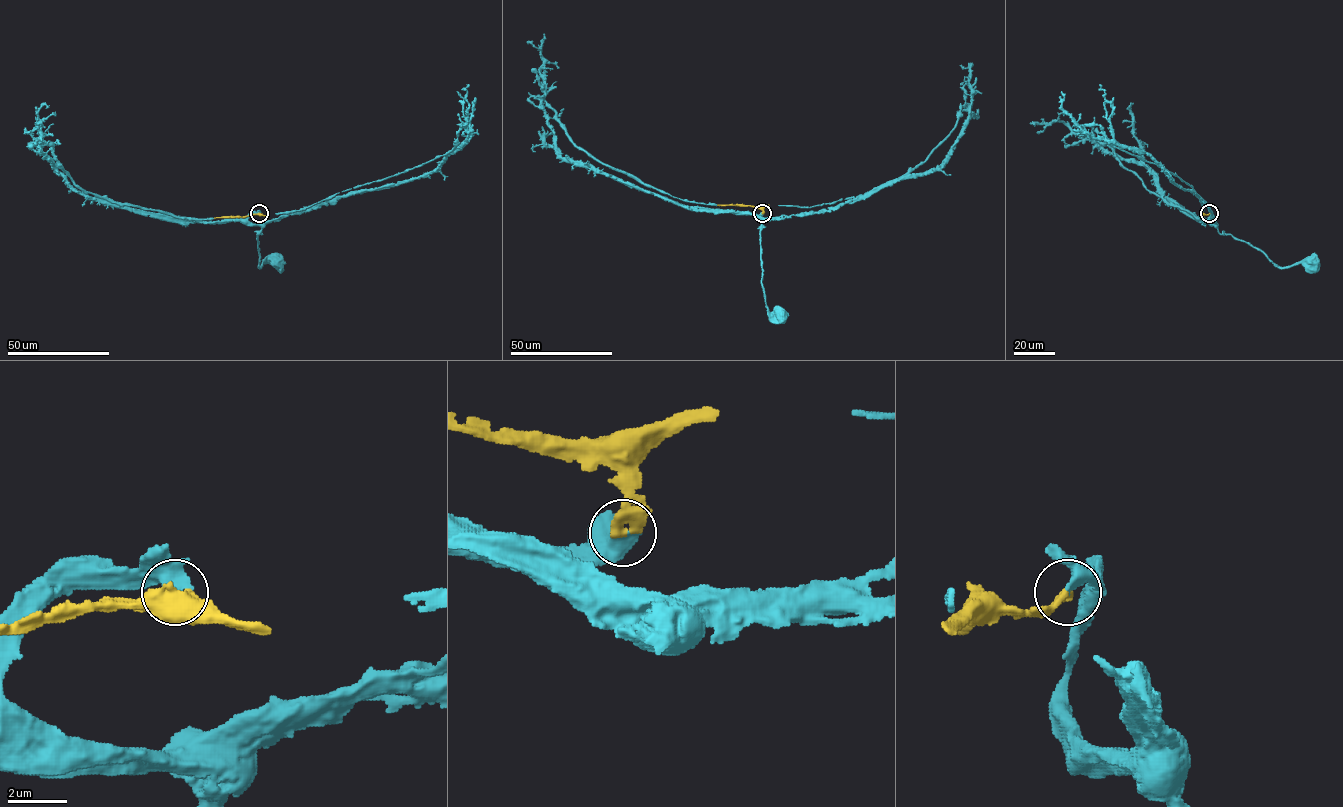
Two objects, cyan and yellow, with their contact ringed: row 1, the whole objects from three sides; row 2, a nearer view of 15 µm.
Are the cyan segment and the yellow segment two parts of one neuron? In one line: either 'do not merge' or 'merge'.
merge

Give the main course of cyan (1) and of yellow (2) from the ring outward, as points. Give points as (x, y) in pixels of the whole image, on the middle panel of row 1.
1: (762, 213), (750, 213), (764, 221), (760, 235), (762, 289), (767, 310), (774, 315), (781, 315)
2: (762, 213), (760, 208), (749, 206), (717, 205)

